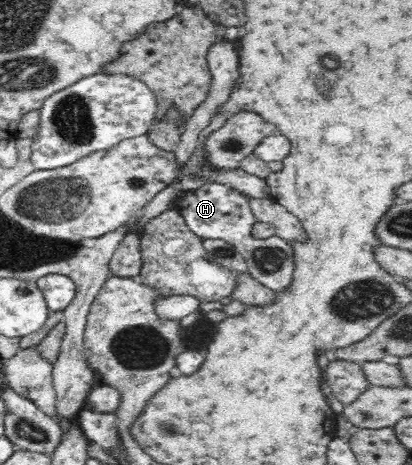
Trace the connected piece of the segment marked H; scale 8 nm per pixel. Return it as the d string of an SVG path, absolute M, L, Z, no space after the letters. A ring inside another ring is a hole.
M206 183L202 187L185 192L185 195L177 201L177 210L187 222L189 230L202 240L217 238L233 245L233 248L243 255L247 271L265 287L274 291L285 289L291 285L293 277L295 267L293 249L290 242L277 236L262 240L253 237L253 227L257 220L251 210L249 198L231 187Z

